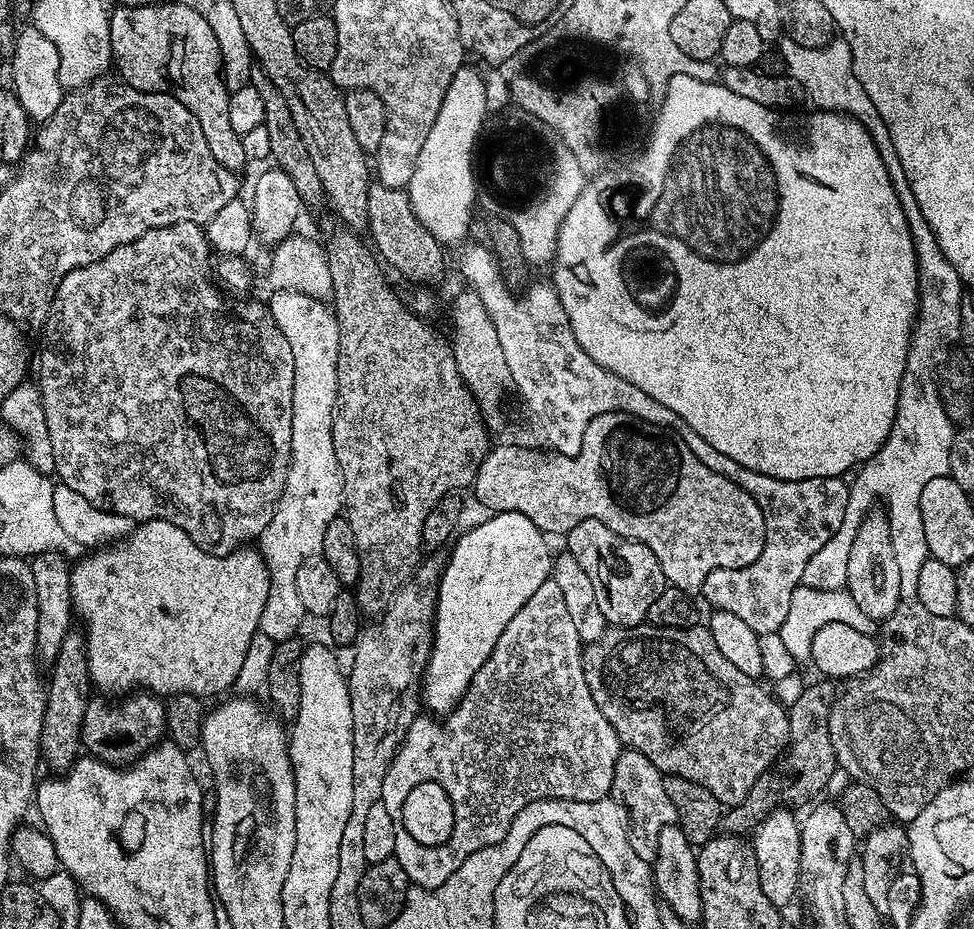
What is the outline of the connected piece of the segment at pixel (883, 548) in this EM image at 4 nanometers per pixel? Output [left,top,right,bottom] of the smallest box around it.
[846,510,902,622]

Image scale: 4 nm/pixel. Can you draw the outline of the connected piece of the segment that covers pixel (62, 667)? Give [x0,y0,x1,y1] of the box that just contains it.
[40,630,94,774]

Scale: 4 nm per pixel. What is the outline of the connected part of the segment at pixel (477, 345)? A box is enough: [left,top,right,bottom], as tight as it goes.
[452,288,511,430]

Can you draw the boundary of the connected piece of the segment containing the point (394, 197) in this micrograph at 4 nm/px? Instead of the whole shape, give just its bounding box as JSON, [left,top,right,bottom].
[367,182,445,286]

